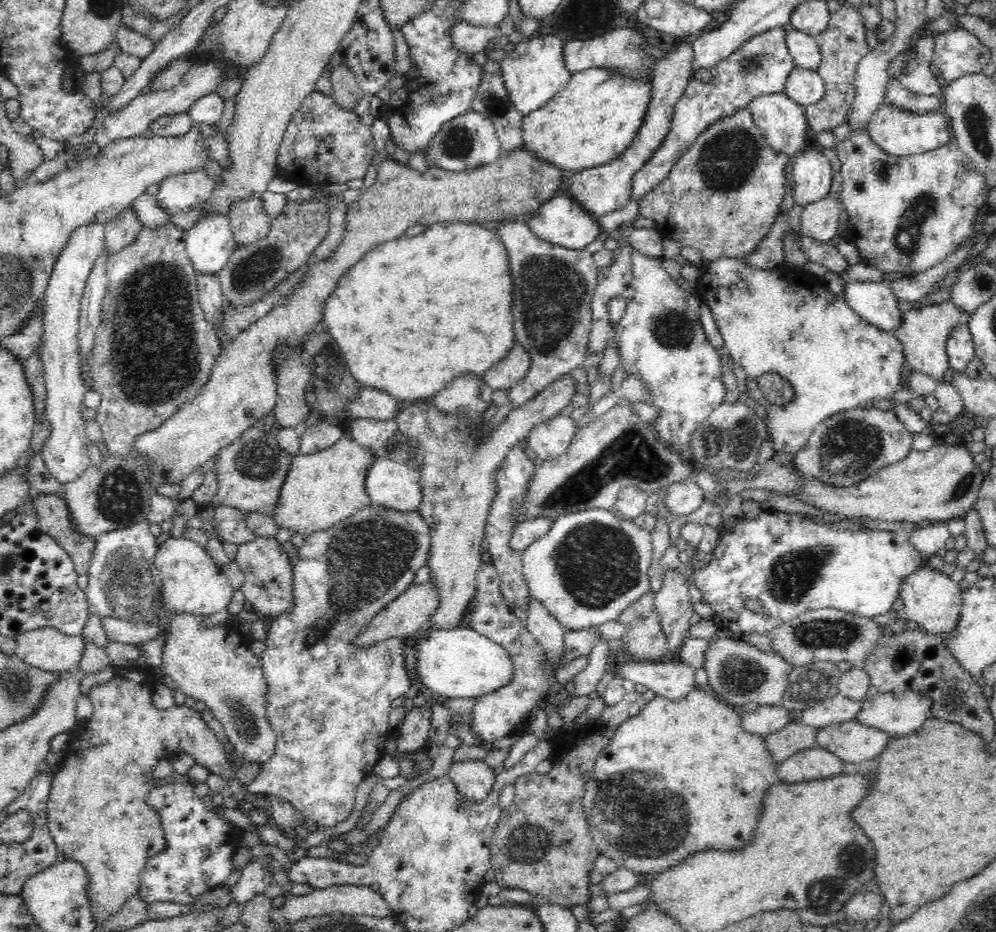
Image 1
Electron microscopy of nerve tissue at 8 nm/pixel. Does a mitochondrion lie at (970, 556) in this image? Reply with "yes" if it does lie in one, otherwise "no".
no

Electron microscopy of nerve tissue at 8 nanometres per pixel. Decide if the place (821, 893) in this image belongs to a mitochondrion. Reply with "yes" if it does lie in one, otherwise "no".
yes

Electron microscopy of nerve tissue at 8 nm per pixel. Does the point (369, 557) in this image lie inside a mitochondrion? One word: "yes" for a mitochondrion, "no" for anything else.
yes

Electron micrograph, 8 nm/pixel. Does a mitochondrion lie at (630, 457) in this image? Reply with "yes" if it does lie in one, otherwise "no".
yes

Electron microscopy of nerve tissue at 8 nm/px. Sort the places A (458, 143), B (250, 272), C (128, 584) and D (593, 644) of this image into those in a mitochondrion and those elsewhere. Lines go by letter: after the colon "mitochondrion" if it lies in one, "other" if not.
A: mitochondrion
B: mitochondrion
C: mitochondrion
D: other

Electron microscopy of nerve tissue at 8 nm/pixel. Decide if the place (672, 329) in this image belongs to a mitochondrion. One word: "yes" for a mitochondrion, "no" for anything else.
yes

